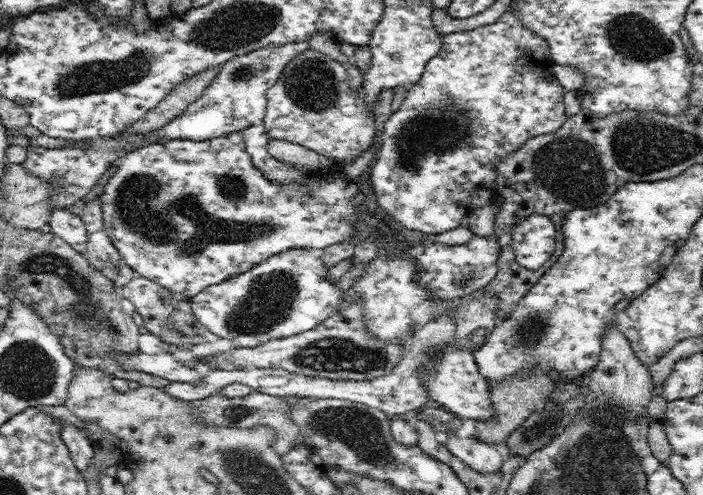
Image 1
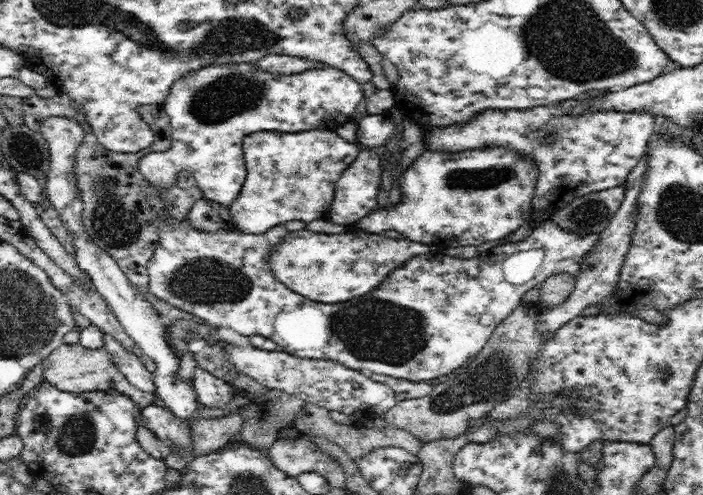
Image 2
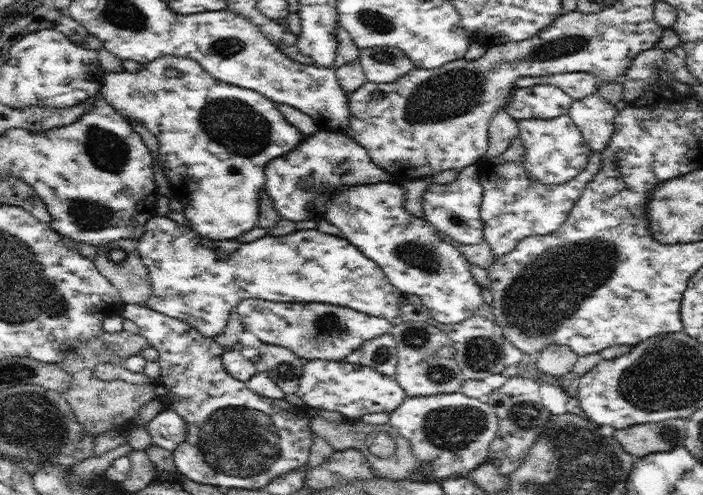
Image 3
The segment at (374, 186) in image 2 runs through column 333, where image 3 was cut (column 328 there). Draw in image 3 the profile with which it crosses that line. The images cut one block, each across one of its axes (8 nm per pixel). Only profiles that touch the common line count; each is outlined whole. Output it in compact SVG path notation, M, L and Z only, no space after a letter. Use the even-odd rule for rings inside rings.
M394 182L346 186L326 202L326 221L340 229L341 237L378 263L390 284L416 295L433 321L458 324L482 308L482 287L476 283L466 256L445 242L424 218L404 207L404 187Z

